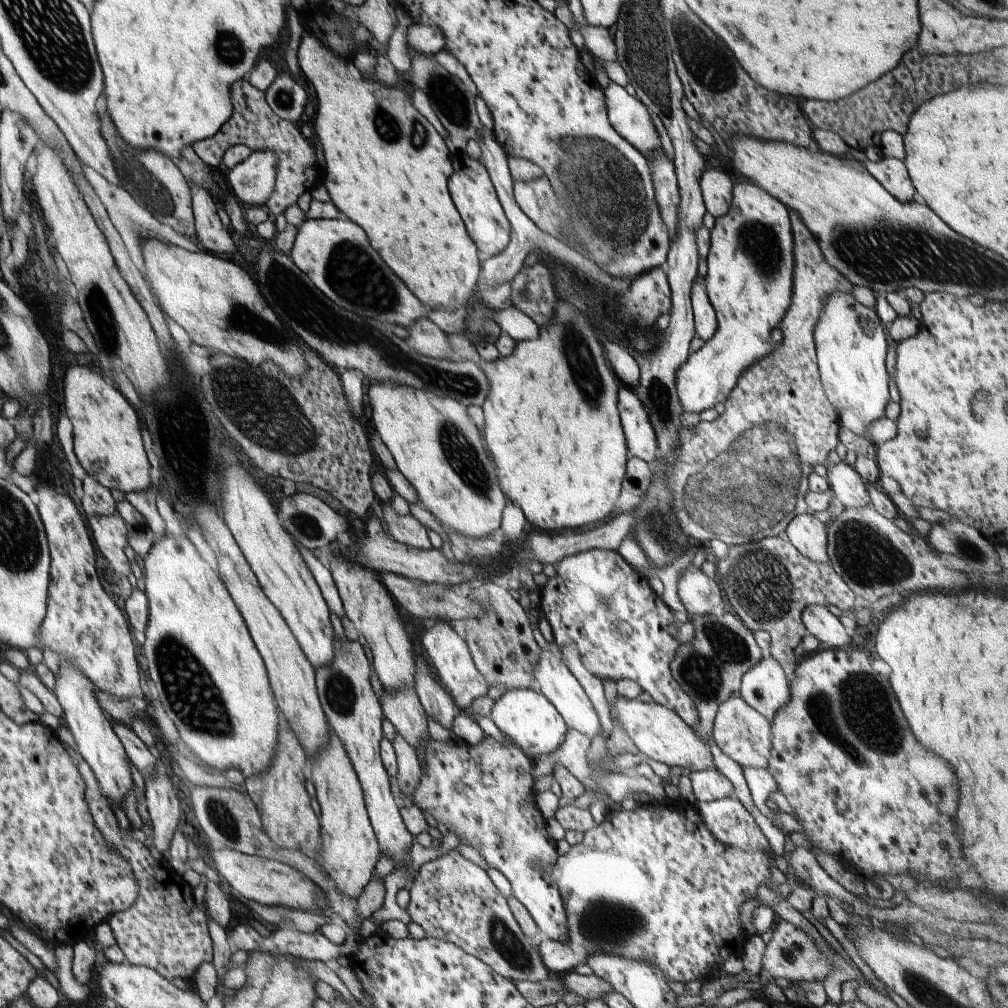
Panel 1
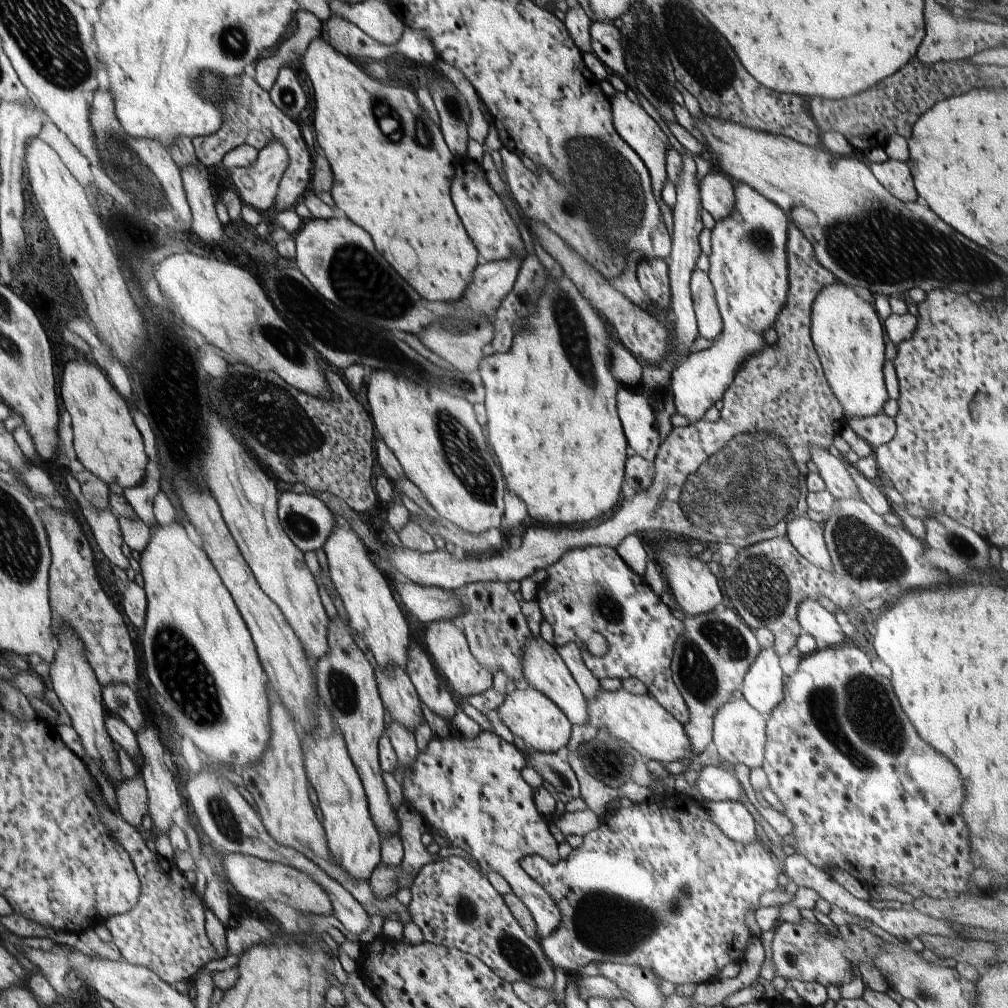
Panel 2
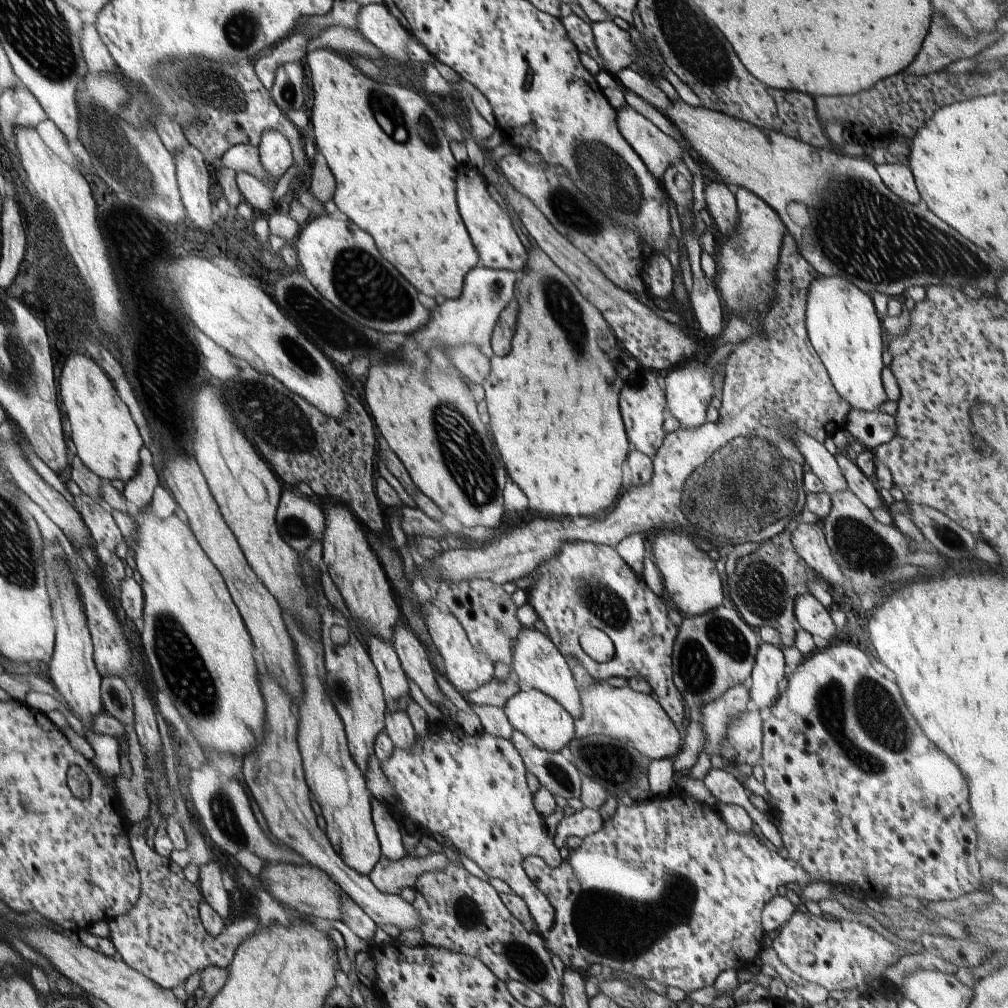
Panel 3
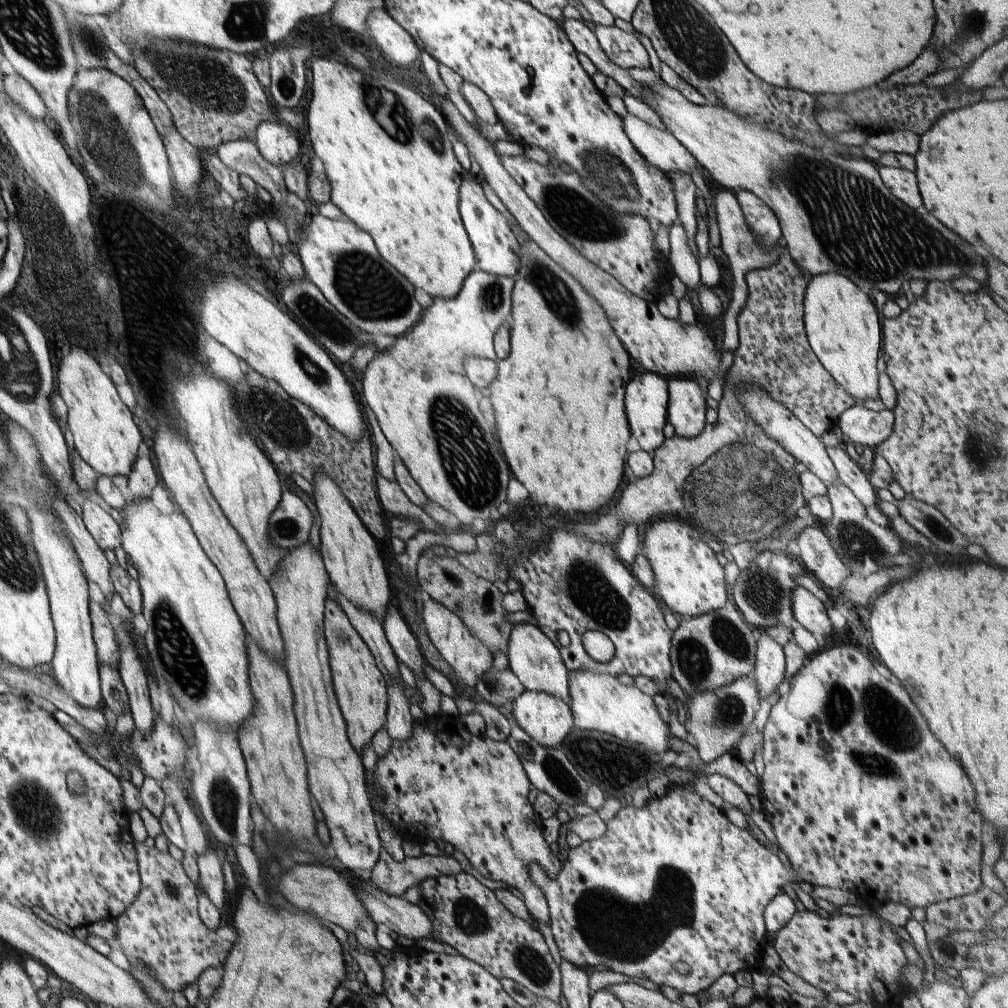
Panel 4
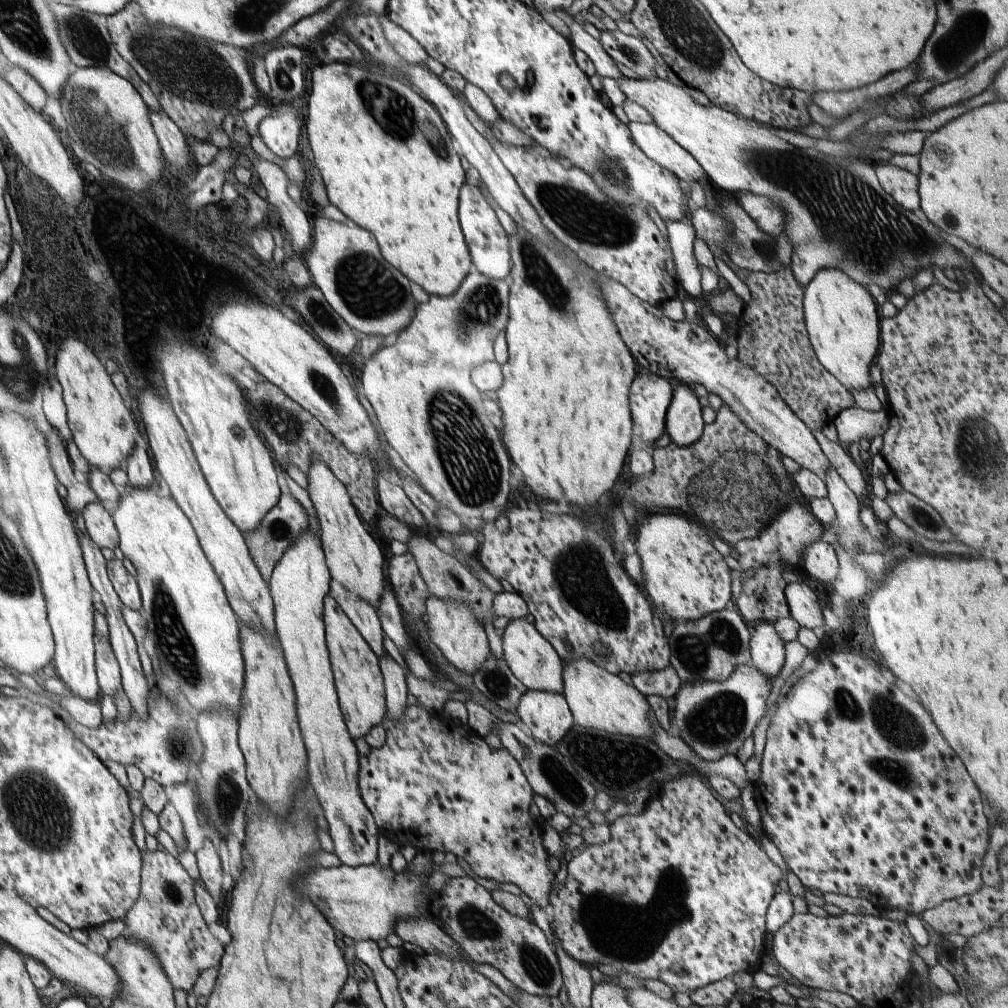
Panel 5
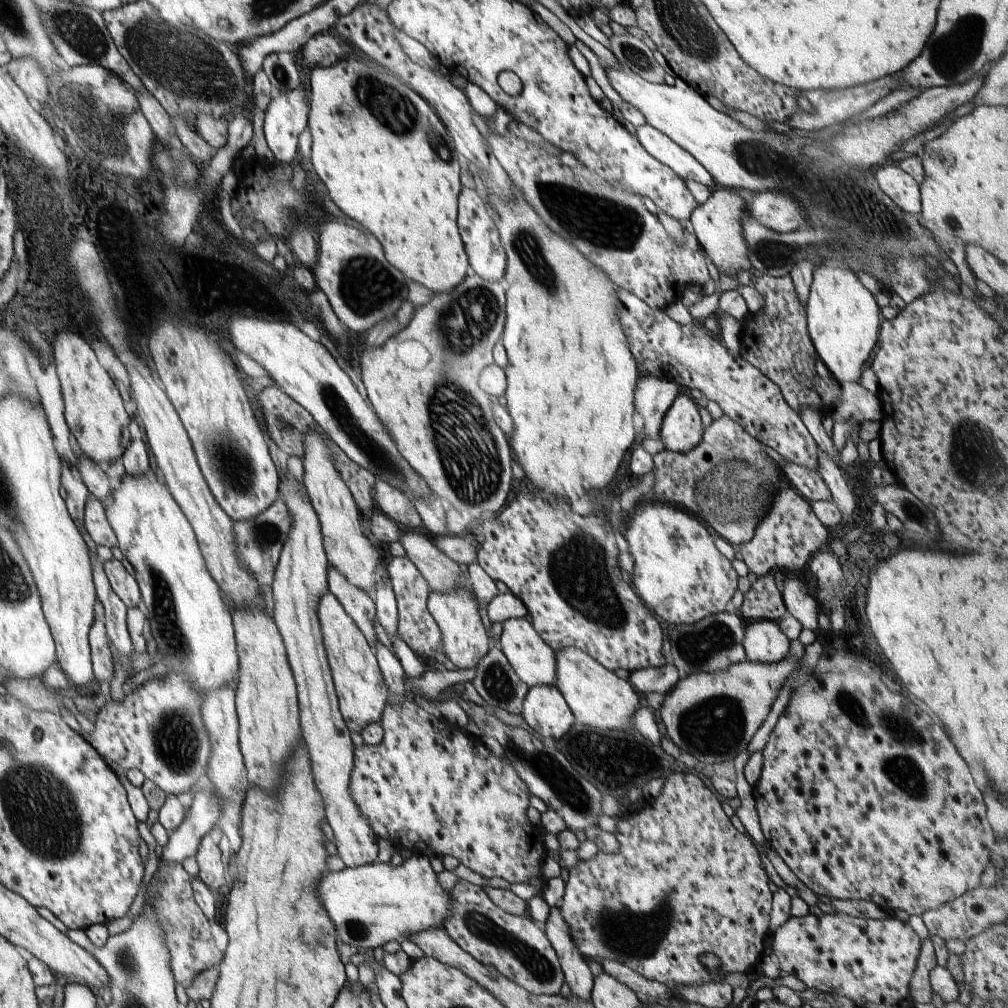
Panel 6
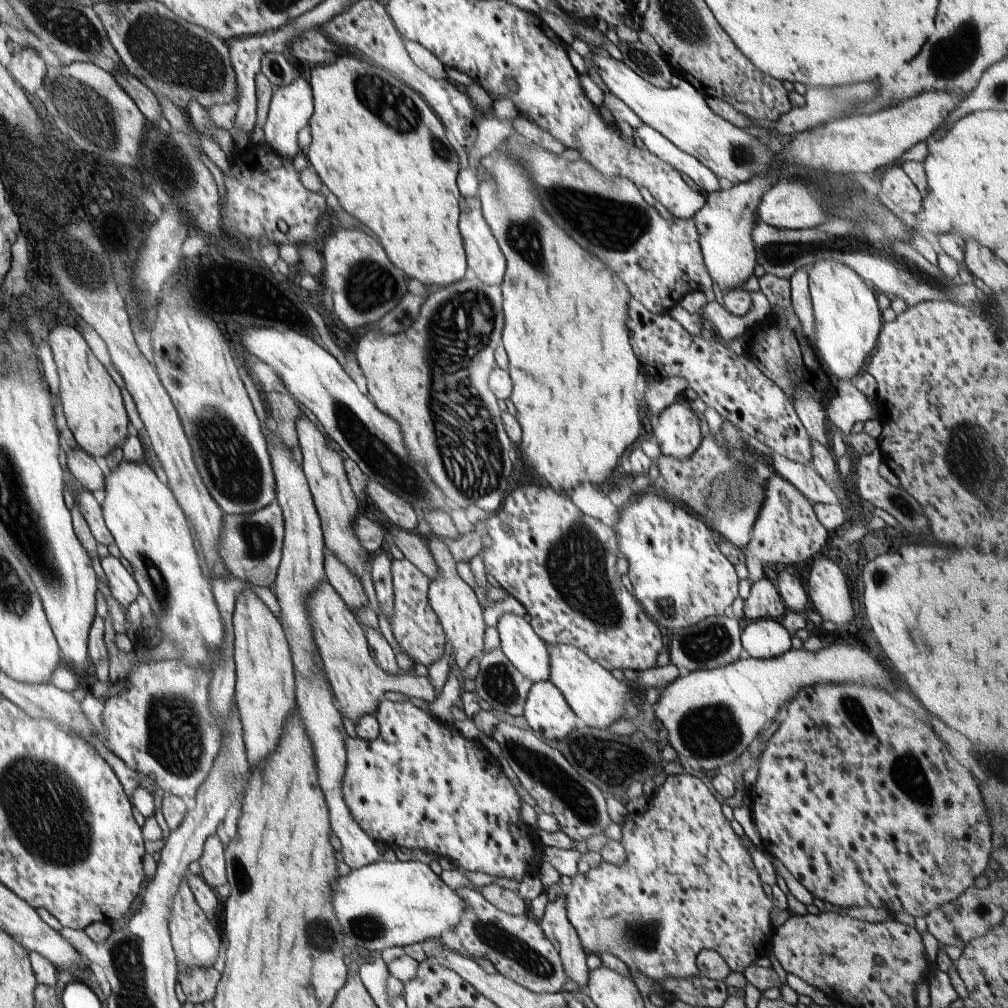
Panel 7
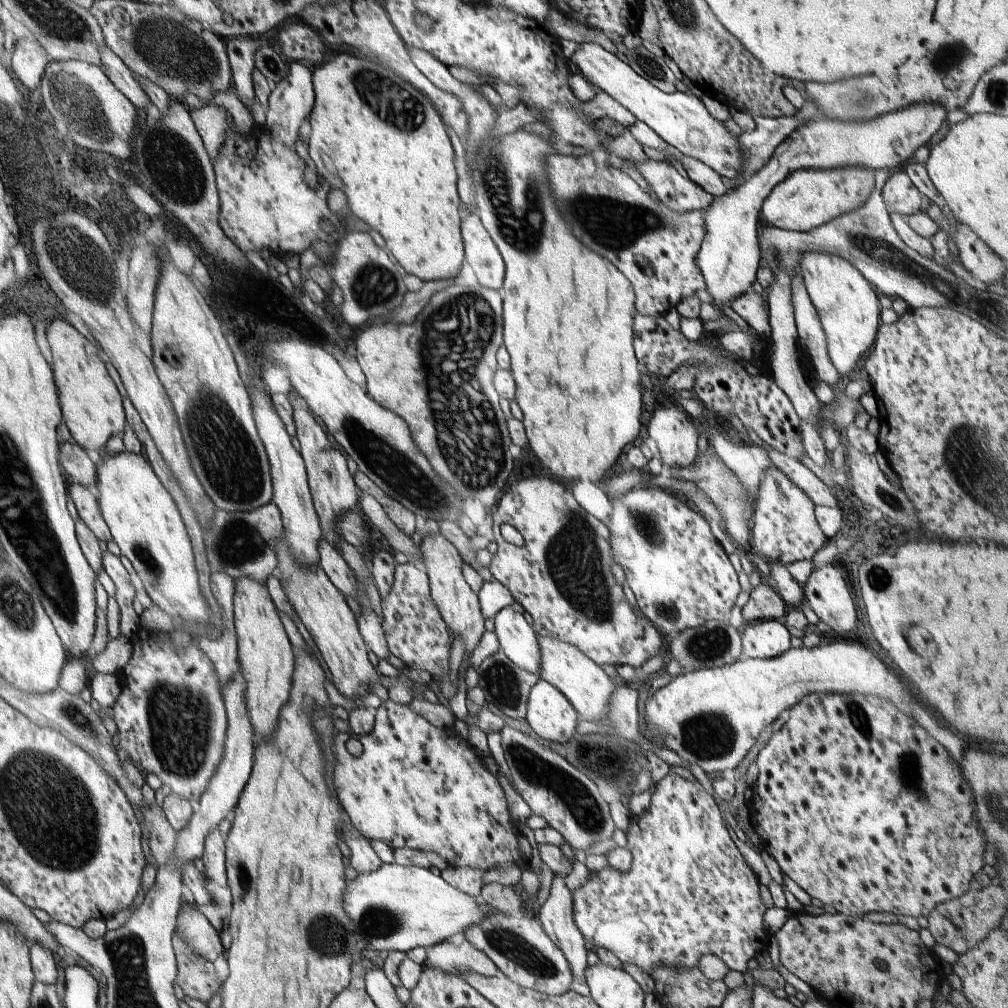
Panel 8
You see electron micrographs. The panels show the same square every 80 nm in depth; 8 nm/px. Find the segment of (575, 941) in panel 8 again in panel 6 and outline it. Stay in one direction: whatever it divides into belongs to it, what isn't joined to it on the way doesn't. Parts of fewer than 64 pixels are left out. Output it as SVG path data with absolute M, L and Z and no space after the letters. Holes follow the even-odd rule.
M558 905L549 908L544 924L545 933L558 955L565 982L580 1000L591 998L593 975L588 967L588 960L577 950L569 924L564 920Z

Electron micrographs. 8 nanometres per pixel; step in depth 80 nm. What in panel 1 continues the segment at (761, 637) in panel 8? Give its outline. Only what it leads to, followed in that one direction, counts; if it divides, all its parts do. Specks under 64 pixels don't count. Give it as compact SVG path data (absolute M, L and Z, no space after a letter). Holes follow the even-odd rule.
M772 656L760 659L742 676L740 696L768 720L790 698L789 681L780 663Z

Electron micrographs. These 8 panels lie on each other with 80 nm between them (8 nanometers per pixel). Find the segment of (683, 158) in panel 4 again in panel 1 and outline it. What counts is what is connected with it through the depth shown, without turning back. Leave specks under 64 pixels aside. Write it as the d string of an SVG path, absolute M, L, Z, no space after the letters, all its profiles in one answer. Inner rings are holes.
M611 83L603 93L614 130L650 161L651 155L658 153L662 146L659 132L645 104L616 83Z

